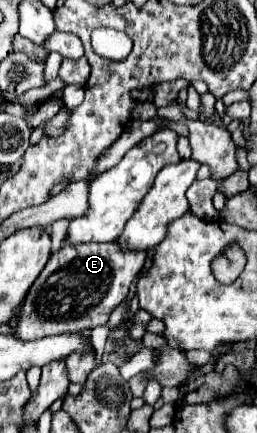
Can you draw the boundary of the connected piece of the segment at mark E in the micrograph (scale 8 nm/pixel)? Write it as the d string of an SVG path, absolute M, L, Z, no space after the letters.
M86 242L86 244L62 244L62 248L50 256L44 272L32 284L22 308L20 320L16 328L16 336L20 340L36 340L54 334L70 334L84 328L104 326L110 320L112 310L128 296L130 284L138 278L140 270L146 264L146 250L122 248L116 242Z

